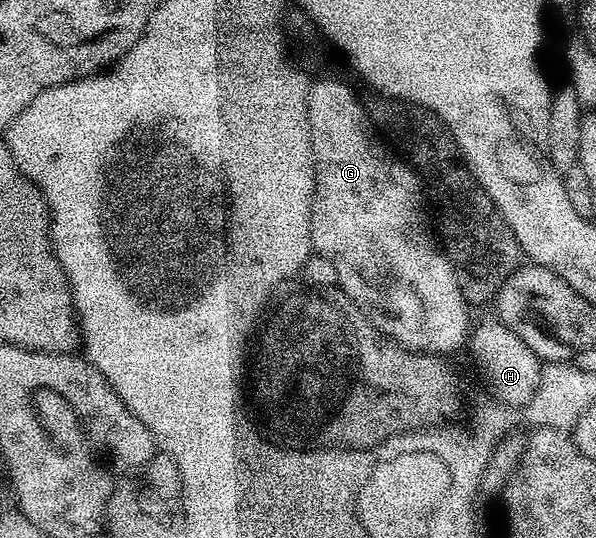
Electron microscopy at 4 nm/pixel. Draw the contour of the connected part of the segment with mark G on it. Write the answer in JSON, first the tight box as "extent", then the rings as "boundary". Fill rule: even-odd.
{"extent":[306,80,472,354],"boundary":[[[318,80],[310,84],[310,93],[306,99],[306,113],[308,114],[308,126],[310,127],[310,149],[314,155],[314,200],[310,204],[310,242],[313,251],[319,256],[326,256],[336,266],[338,275],[337,287],[352,298],[363,312],[369,314],[374,322],[374,327],[385,334],[395,344],[409,348],[412,352],[429,352],[431,354],[450,354],[458,347],[467,343],[472,331],[470,322],[471,309],[466,300],[460,294],[458,280],[454,277],[454,268],[446,259],[446,253],[441,251],[432,235],[432,228],[426,225],[422,217],[422,200],[424,204],[424,185],[417,172],[410,167],[409,163],[403,162],[393,151],[385,152],[380,145],[374,141],[375,133],[372,131],[372,121],[367,109],[362,108],[358,96],[346,84],[338,80]]]}

